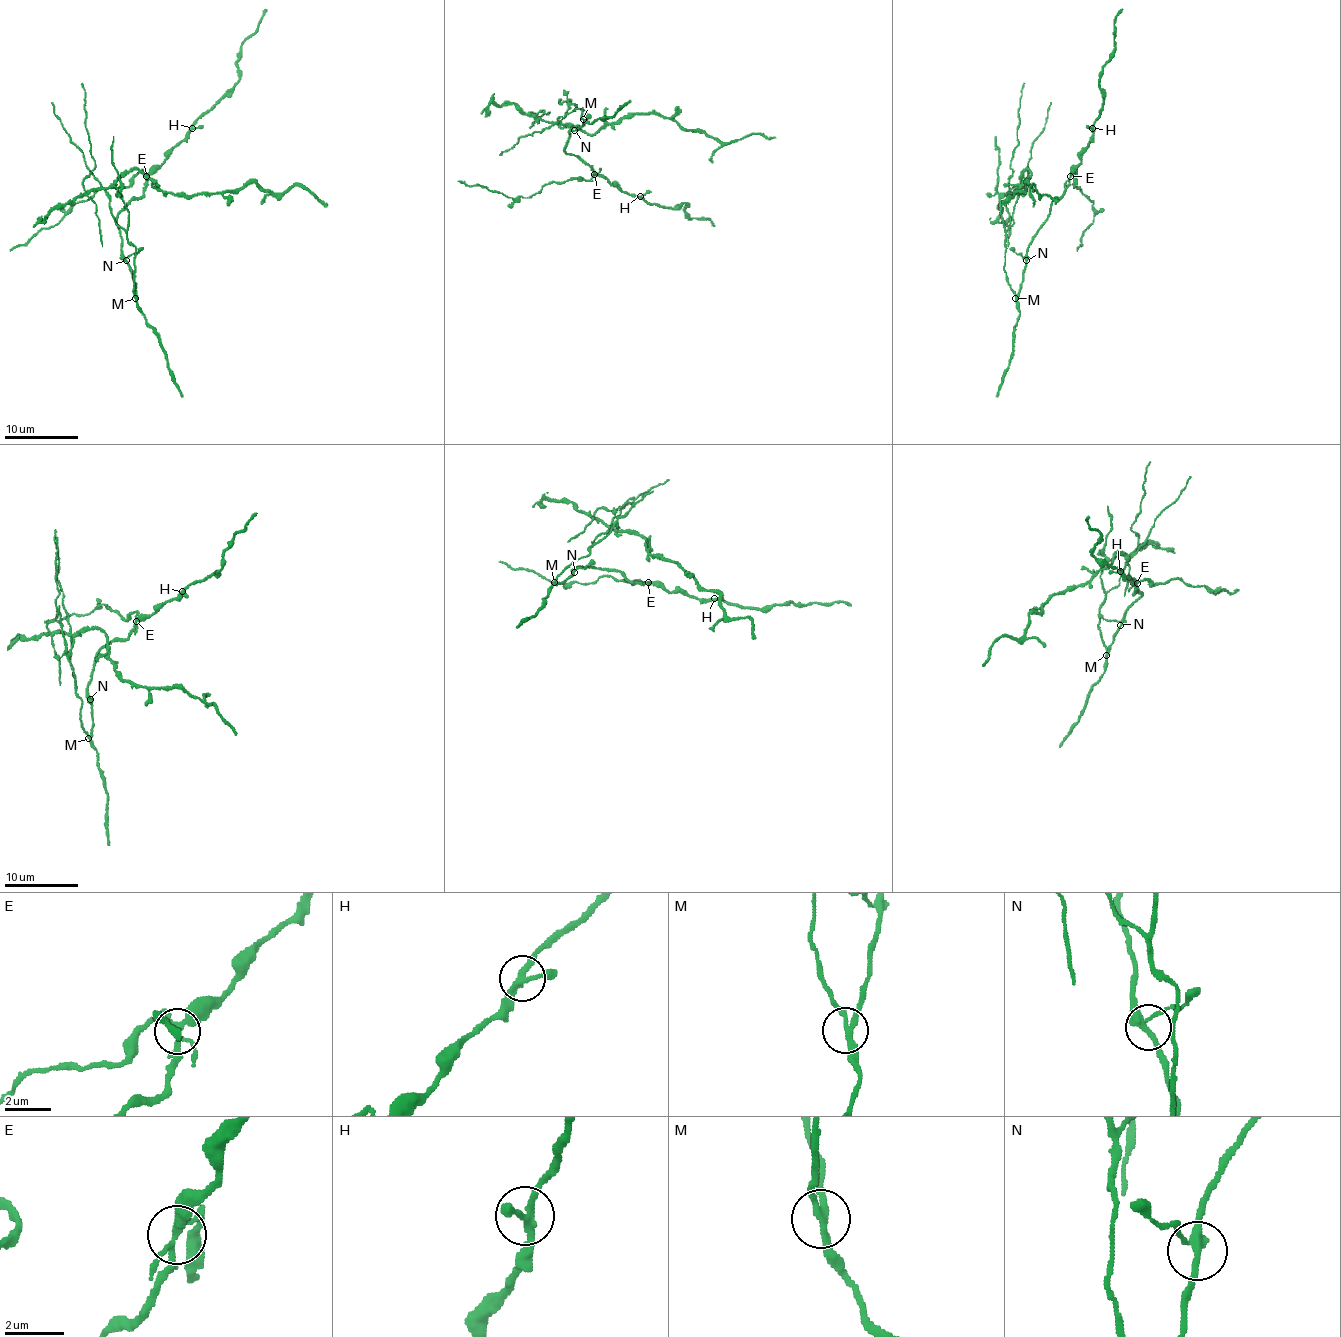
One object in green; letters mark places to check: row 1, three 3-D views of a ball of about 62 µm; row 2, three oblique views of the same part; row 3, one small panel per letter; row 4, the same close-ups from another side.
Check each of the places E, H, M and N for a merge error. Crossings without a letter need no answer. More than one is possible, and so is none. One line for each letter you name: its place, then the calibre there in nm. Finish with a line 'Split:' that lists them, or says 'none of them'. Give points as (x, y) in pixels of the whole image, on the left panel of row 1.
E: (146, 176) | 220 nm
M: (135, 298) | 200 nm
Split: E, M

